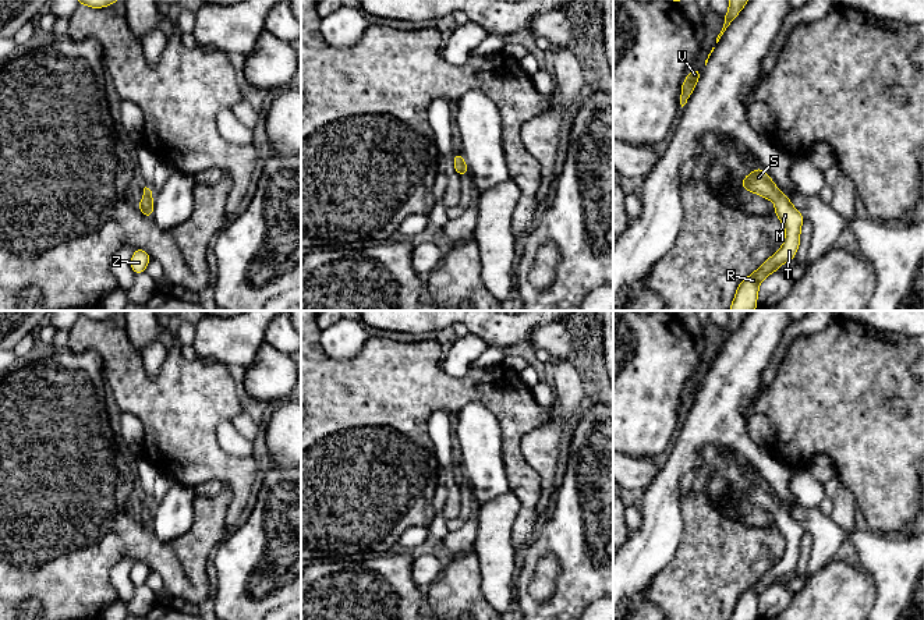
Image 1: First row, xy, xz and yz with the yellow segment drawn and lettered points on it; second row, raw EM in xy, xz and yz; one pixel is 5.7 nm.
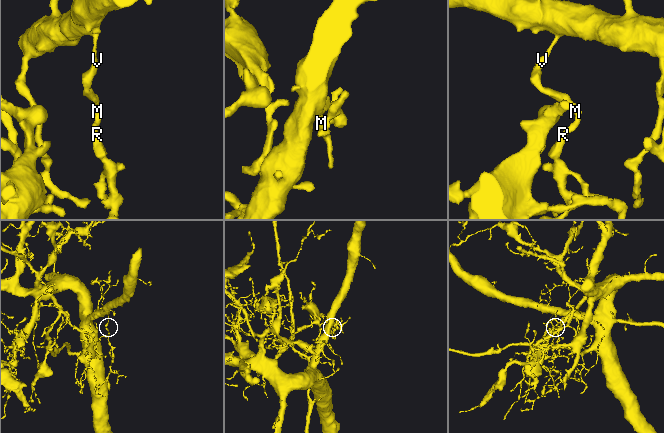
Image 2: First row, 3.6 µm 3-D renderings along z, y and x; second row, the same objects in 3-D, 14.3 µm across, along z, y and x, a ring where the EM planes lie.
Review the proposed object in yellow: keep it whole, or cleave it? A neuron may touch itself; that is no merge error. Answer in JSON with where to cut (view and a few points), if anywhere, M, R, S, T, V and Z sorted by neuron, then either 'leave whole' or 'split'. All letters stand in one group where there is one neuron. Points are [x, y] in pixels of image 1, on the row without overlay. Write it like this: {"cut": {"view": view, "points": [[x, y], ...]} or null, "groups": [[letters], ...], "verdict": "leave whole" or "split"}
{"cut": null, "groups": [["M", "R", "S", "T", "V", "Z"]], "verdict": "leave whole"}

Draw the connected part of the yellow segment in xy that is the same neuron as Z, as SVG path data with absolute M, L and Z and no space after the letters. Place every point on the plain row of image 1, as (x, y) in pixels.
M137 560L131 568L131 581L135 587L144 585L146 582L146 577L149 575L151 568L146 563Z

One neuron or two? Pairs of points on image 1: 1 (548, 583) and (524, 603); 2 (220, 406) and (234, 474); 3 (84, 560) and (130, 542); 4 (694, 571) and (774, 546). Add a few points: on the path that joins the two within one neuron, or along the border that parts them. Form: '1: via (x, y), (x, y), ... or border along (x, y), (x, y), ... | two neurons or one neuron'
1: border along (535, 564), (530, 594), (535, 599), (547, 601) | two neurons
2: via (208, 422), (208, 447), (218, 457) | one neuron
3: via (95, 549), (99, 549), (106, 542), (119, 542) | one neuron
4: via (714, 564), (719, 559), (754, 551) | one neuron

